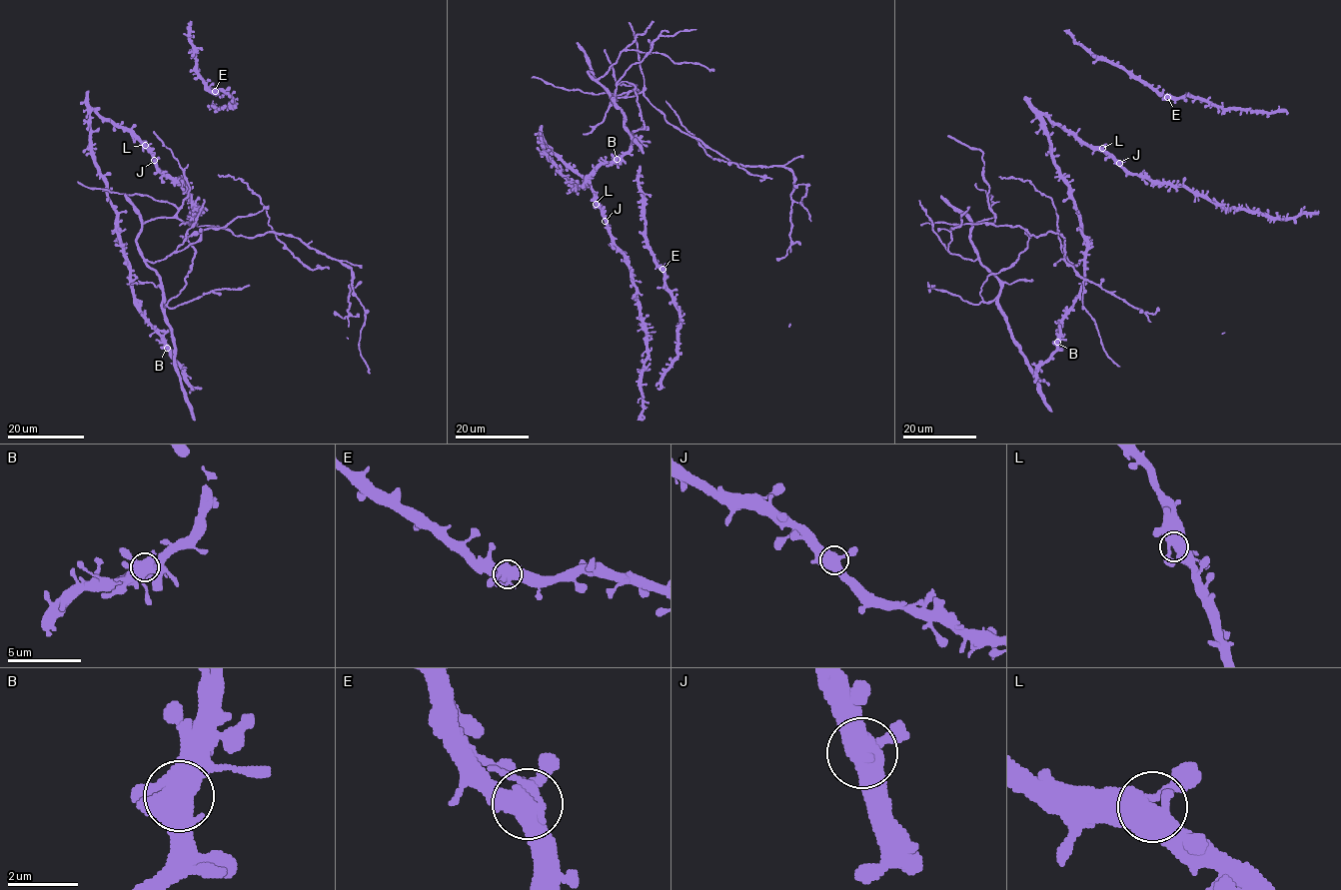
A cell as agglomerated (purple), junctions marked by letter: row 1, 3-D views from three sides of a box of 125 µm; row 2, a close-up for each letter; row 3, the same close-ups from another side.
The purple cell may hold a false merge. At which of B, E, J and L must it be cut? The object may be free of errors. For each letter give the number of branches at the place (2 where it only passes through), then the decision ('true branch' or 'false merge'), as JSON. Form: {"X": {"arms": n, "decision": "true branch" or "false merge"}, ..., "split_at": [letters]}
{"B": {"arms": 4, "decision": "true branch"}, "E": {"arms": 4, "decision": "true branch"}, "J": {"arms": 4, "decision": "true branch"}, "L": {"arms": 4, "decision": "true branch"}, "split_at": []}

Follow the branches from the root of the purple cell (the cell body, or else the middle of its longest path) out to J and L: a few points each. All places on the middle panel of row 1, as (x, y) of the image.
J: (625, 153), (615, 160), (603, 162), (581, 185), (574, 188), (548, 160), (543, 143), (590, 185), (605, 221)
L: (625, 153), (615, 160), (603, 162), (581, 185), (574, 188), (548, 160), (543, 143), (590, 185), (596, 204)

